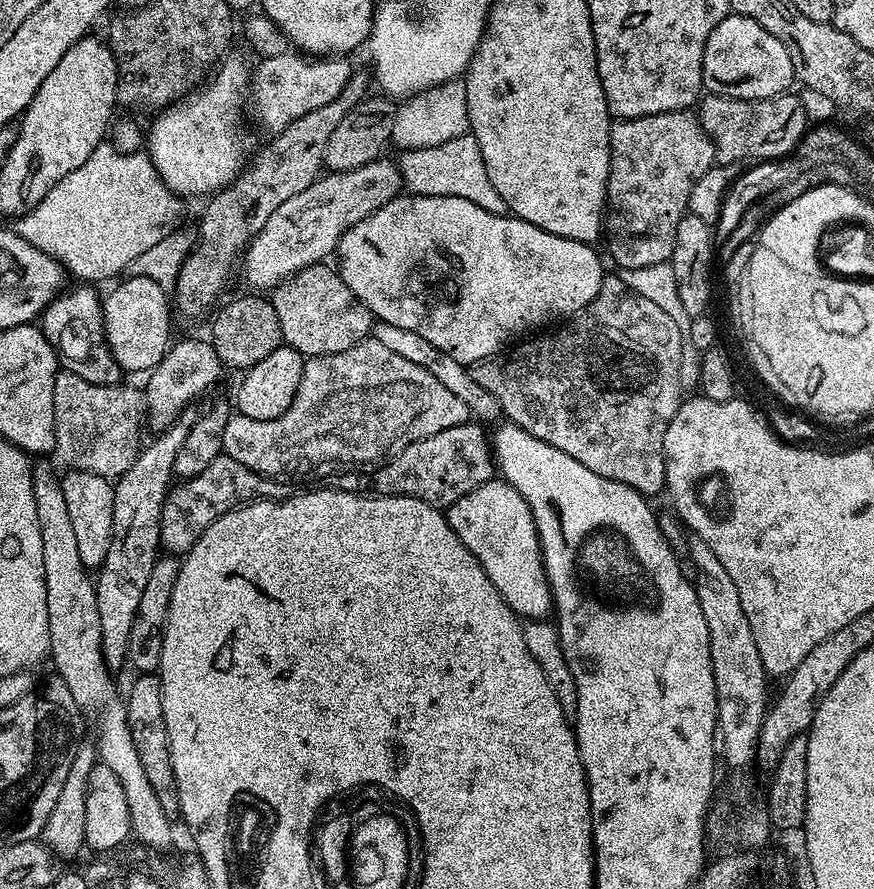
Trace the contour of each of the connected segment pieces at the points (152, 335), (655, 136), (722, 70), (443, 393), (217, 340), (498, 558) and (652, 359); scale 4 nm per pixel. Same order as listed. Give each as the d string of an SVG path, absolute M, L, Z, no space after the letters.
M128 276L123 280L101 303L104 338L121 371L144 374L156 368L170 344L168 294L150 278Z
M691 111L654 114L611 125L606 240L608 236L608 252L617 269L638 270L640 266L671 261L678 222L688 212L690 190L715 160L712 140L700 129L699 119Z
M729 14L714 26L710 38L706 38L704 57L702 58L702 74L704 75L704 88L714 96L729 96L739 100L768 100L771 96L778 96L789 91L794 84L794 73L790 54L786 54L786 46L774 38L754 18Z
M369 338L359 340L357 344L350 346L348 350L342 350L338 354L326 354L325 356L314 356L305 359L304 373L302 374L302 382L298 386L298 394L294 394L294 402L278 418L273 420L247 420L245 416L239 414L229 415L224 431L222 452L223 455L234 458L234 462L242 462L242 466L254 470L262 477L288 478L284 476L292 476L295 472L304 472L307 468L316 468L319 464L340 464L343 460L348 464L368 464L371 460L384 462L391 457L402 454L402 450L406 450L406 446L410 446L422 438L430 438L430 434L450 430L450 426L466 424L469 423L469 420L470 413L466 402L462 402L462 398L457 398L452 391L446 390L446 386L442 386L442 382L438 382L438 378L434 378L434 374L422 370L422 366L414 366L414 362L402 358L401 355L394 354L394 350L382 346L382 342Z
M248 294L228 303L214 318L209 343L218 354L221 365L227 369L247 370L266 358L274 349L281 347L283 336L277 311L272 302L258 294Z
M490 478L482 486L470 490L470 494L462 494L458 502L448 507L446 515L454 534L458 534L466 550L478 558L482 570L486 570L486 578L494 582L498 594L502 594L517 617L525 621L542 620L553 611L536 518L526 498L518 494L513 484L503 478Z
M612 274L605 275L598 294L581 312L576 313L557 328L560 329L550 333L549 336L536 334L517 343L515 347L505 351L499 358L480 360L477 364L471 365L470 371L474 382L478 382L478 386L482 386L482 390L490 390L490 394L494 394L498 398L501 413L511 423L518 425L524 432L529 432L534 438L570 454L570 458L582 462L582 466L594 470L594 474L622 482L633 488L635 492L641 492L645 498L652 498L655 492L663 493L666 488L664 482L664 435L682 403L680 363L685 363L686 360L682 350L682 342L686 339L685 333L680 332L678 326L674 326L674 321L657 304L648 301L647 298L642 298L642 294L630 290L630 286L626 286L626 282L619 275L612 276Z

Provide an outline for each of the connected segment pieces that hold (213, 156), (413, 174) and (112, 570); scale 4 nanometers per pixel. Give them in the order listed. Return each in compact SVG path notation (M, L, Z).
M228 54L221 59L214 75L195 94L183 99L171 108L165 108L155 117L152 133L146 136L146 151L152 157L152 165L157 174L177 197L200 196L203 192L215 194L228 187L245 167L244 140L240 137L240 128L236 125L236 103L240 100L240 87L250 80L250 68L238 57Z
M471 134L442 142L442 146L413 148L401 156L404 157L398 160L398 167L404 173L404 183L409 193L417 196L466 198L466 202L474 202L474 206L482 206L482 210L499 213L505 211L502 194L494 190L494 182L490 182L486 162L482 162L482 150Z
M189 406L159 433L153 444L148 444L140 452L140 457L133 459L128 469L115 481L114 518L112 519L112 537L110 550L95 577L96 601L98 602L98 618L102 640L104 663L109 669L116 670L125 663L130 642L130 630L138 610L138 602L142 602L142 590L146 590L146 581L154 570L160 543L160 515L164 500L168 497L170 485L174 480L172 467L176 455L182 450L182 442L186 434L194 426L198 415L197 409Z

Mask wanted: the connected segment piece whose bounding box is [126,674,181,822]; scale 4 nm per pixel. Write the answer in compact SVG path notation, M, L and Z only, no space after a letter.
M140 674L135 677L132 689L126 695L128 706L128 725L130 734L134 738L134 746L138 750L138 758L142 762L142 770L146 770L146 779L150 786L154 786L154 794L158 796L158 802L162 802L162 810L168 815L169 820L176 822L181 819L180 799L176 793L176 775L172 769L172 759L170 758L170 746L168 745L168 735L166 734L166 722L162 714L162 686L160 677L156 674Z

